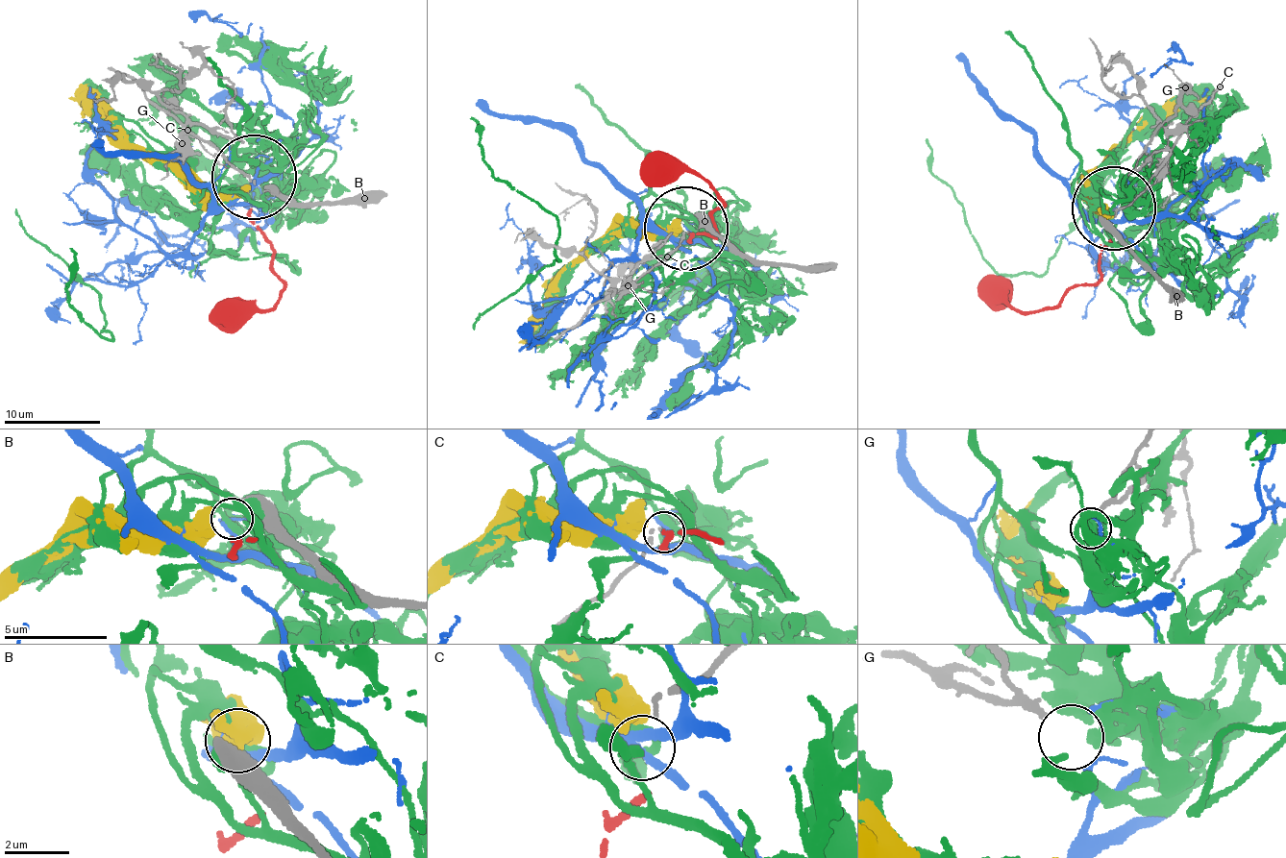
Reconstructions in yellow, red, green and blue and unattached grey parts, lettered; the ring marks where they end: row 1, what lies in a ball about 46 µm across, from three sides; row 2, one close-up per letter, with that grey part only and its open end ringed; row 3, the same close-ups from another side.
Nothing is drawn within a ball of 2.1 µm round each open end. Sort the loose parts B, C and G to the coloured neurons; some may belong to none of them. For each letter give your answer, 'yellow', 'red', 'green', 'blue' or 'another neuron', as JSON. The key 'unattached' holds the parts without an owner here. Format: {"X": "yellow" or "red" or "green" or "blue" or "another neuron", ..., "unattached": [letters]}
{"B": "yellow", "C": "another neuron", "G": "blue", "unattached": ["C"]}

